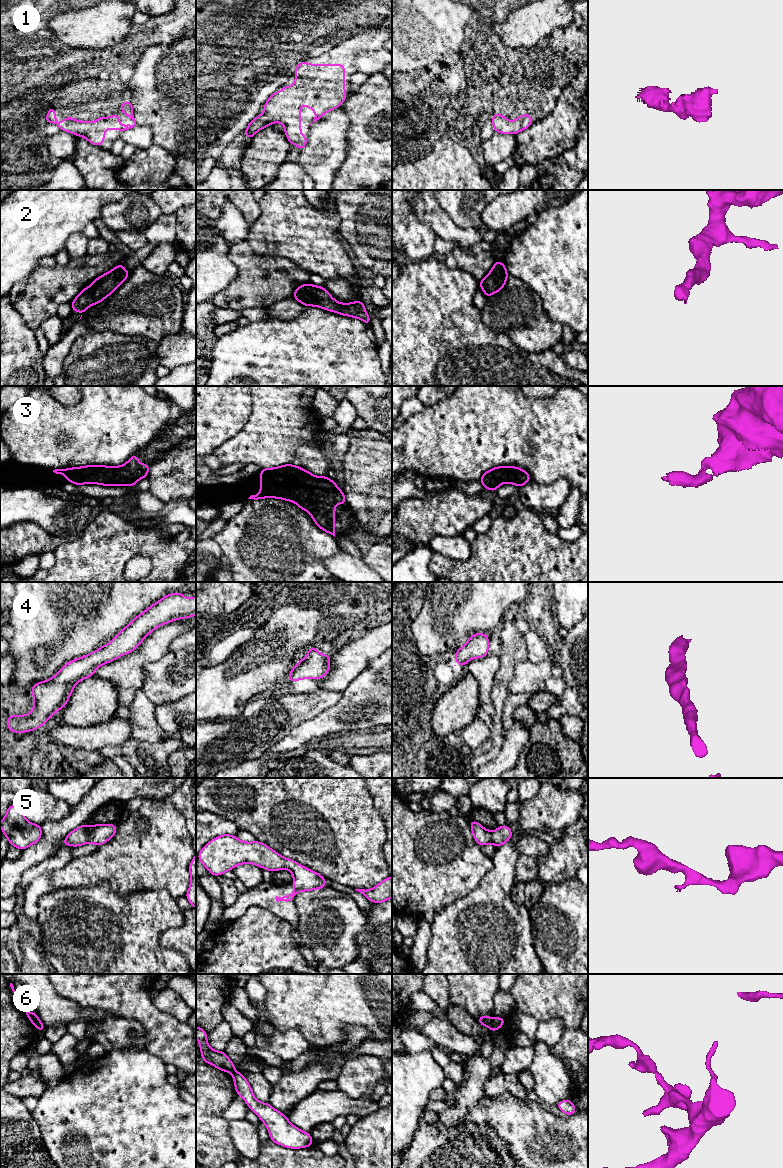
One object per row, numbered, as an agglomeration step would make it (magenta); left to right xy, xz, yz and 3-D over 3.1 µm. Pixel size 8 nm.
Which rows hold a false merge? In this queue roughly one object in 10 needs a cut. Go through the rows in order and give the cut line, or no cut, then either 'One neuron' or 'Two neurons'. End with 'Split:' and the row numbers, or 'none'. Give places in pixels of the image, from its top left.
1: No split. One neuron
2: No split. One neuron
3: No split. One neuron
4: No split. One neuron
5: No split. One neuron
6: Split along yz (492, 1018), (490, 1028). Two neurons
Split: 6

